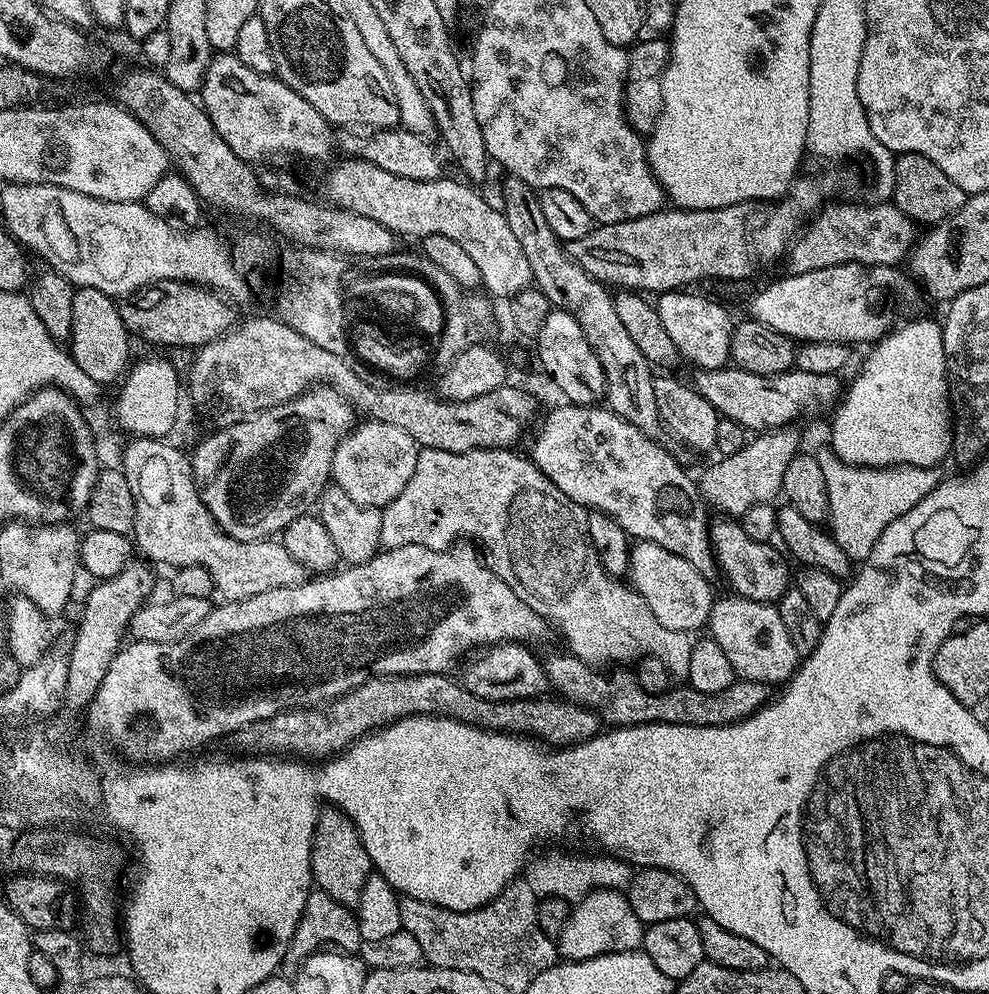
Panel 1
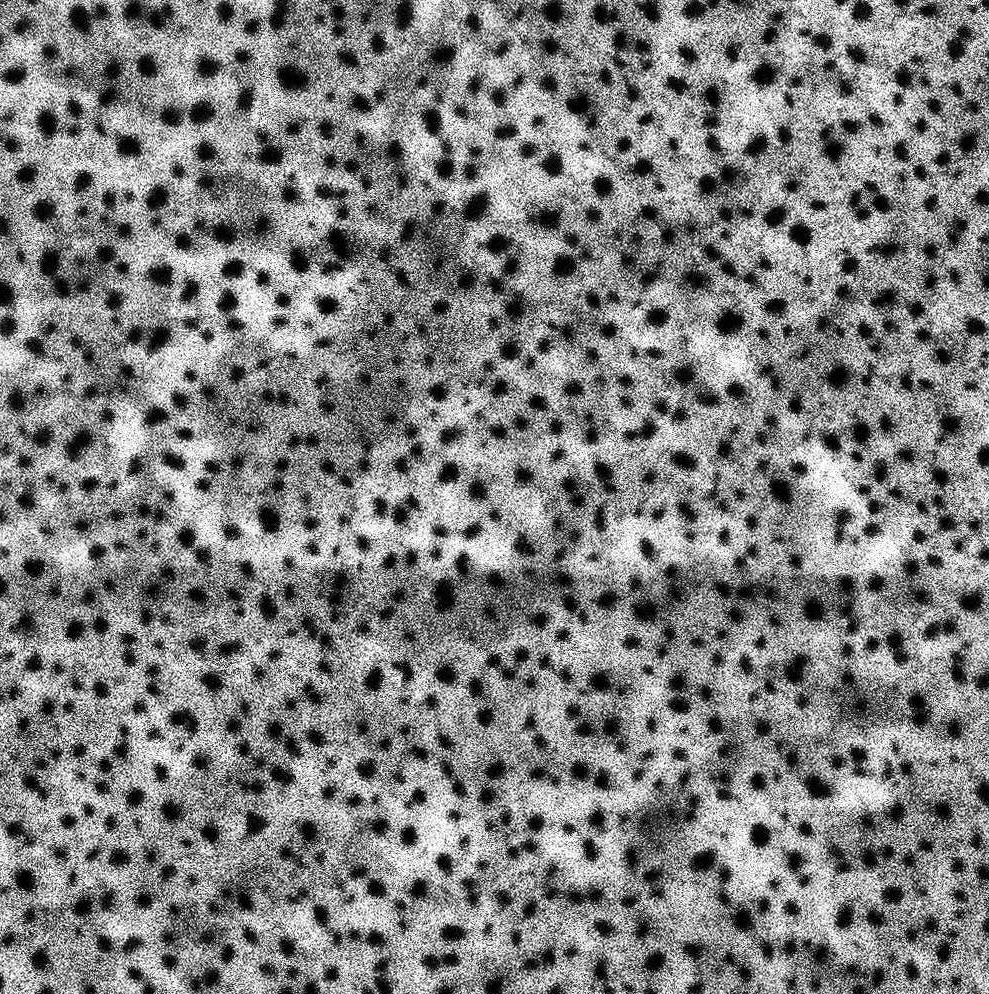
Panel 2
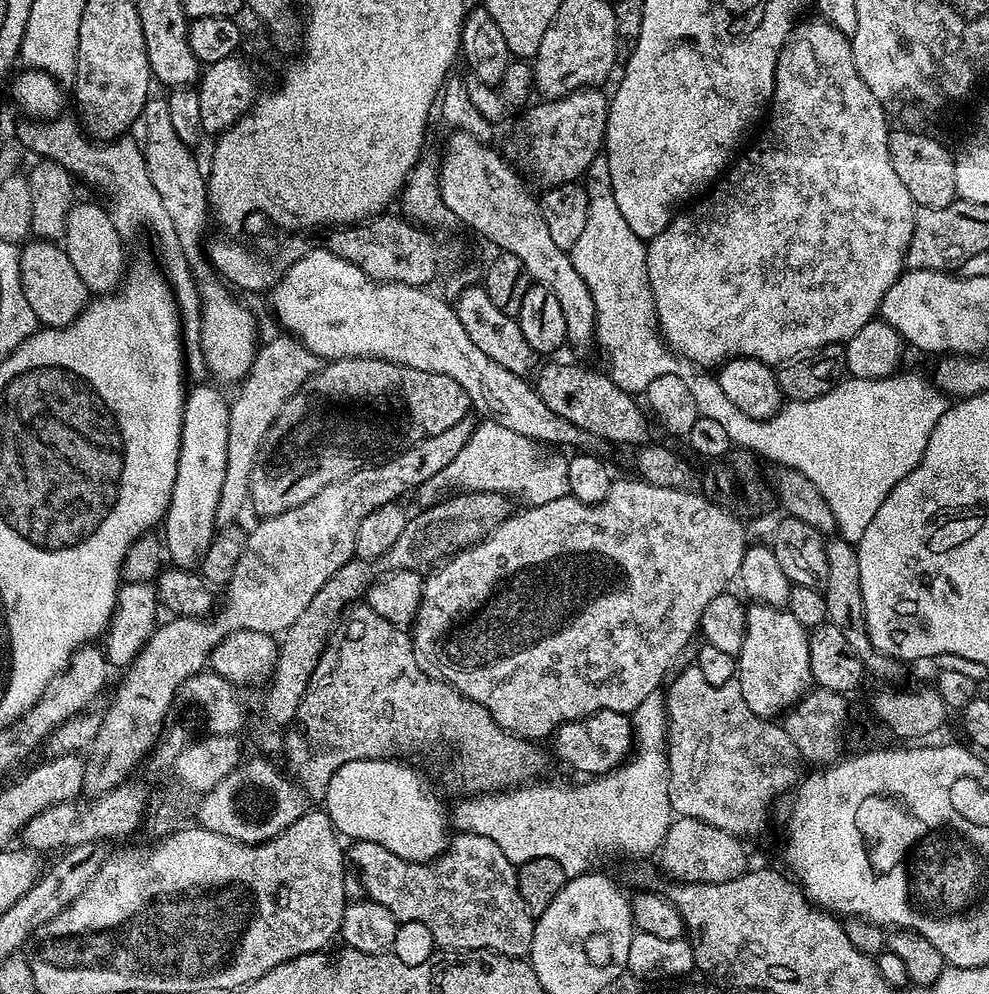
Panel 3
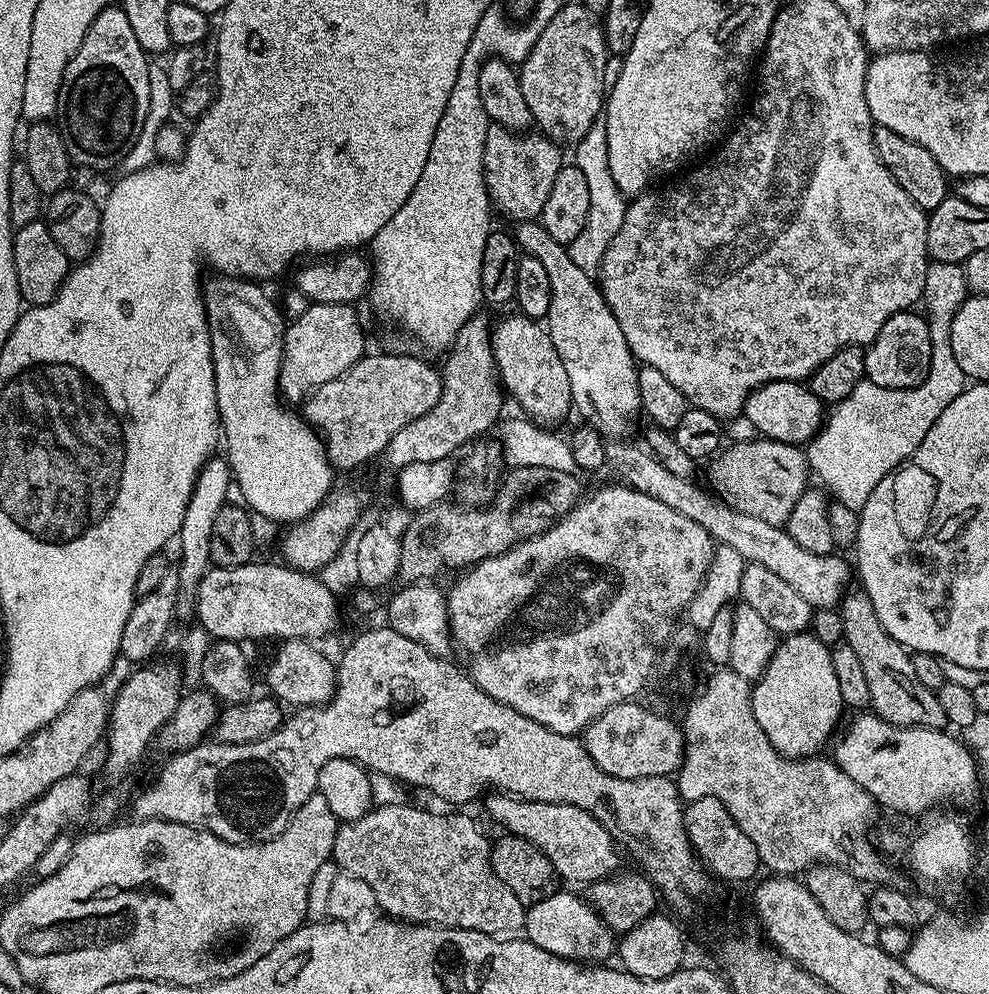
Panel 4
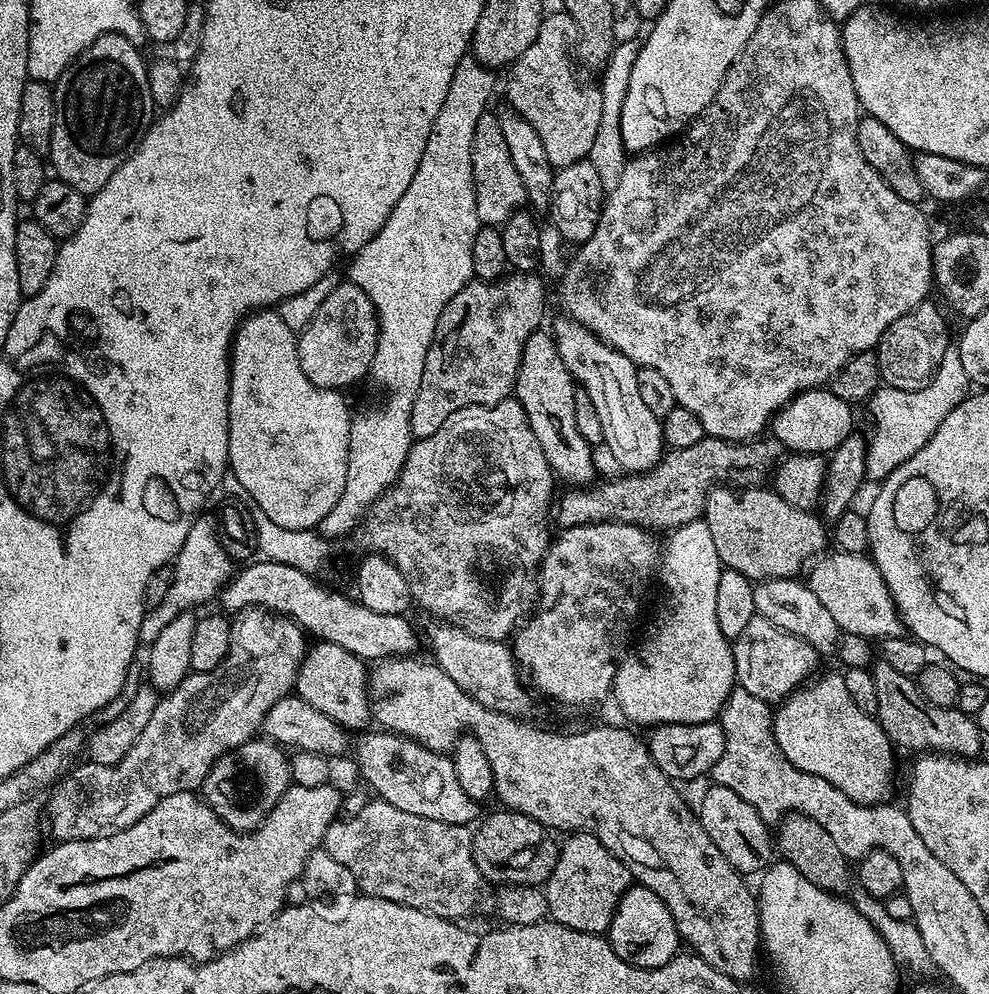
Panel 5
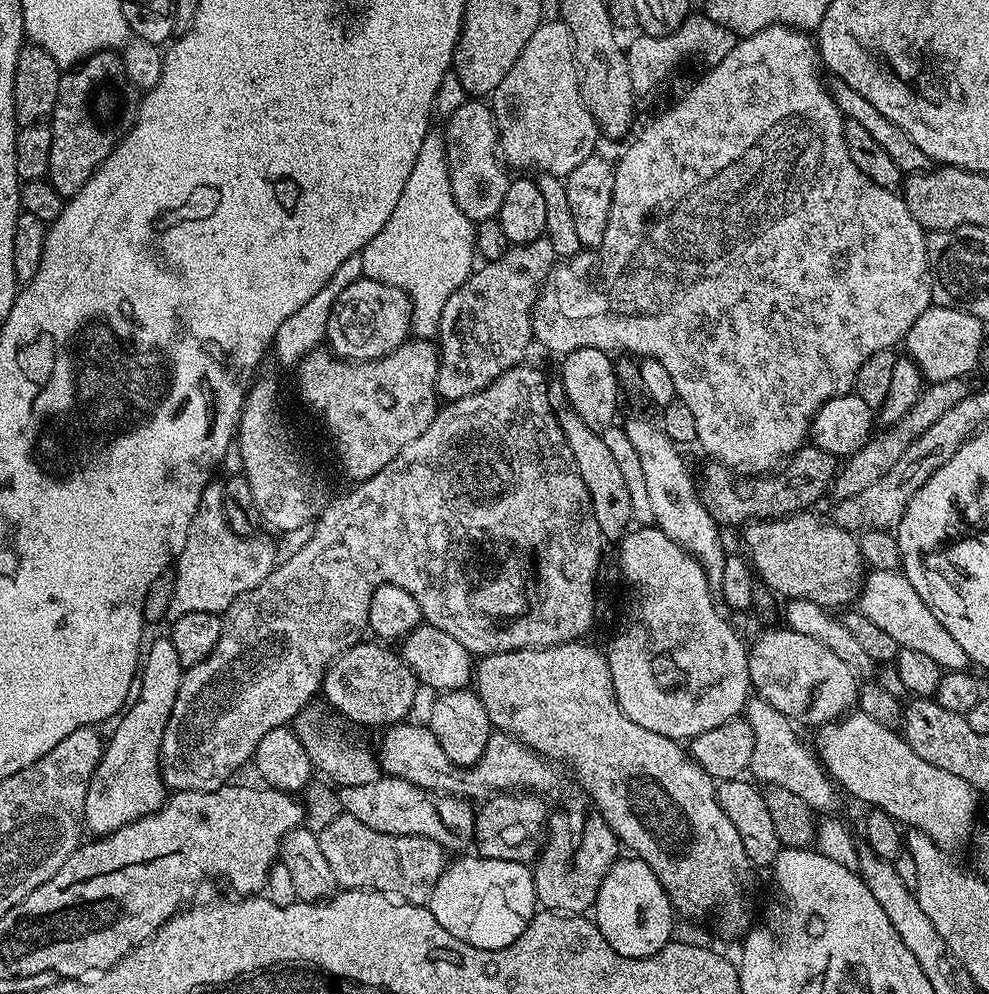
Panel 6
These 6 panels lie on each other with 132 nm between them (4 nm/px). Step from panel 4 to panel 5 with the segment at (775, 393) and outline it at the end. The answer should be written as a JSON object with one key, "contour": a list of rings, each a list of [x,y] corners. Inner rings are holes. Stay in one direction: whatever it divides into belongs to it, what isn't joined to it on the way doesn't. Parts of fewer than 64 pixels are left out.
{"contour":[[[821,386],[800,392],[784,408],[772,418],[771,435],[782,442],[785,450],[792,454],[830,454],[846,438],[853,435],[852,428],[853,405],[842,402],[831,387]]]}

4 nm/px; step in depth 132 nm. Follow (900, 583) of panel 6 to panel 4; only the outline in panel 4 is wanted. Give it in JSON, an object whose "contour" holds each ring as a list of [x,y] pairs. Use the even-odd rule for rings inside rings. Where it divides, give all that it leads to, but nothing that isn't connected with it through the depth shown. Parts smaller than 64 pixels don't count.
{"contour":[[[612,438],[604,445],[607,467],[616,471],[615,479],[629,488],[642,494],[650,494],[650,498],[658,498],[658,502],[666,502],[678,514],[686,514],[693,522],[698,522],[702,530],[712,535],[717,545],[732,546],[749,564],[760,563],[771,573],[778,574],[799,595],[804,598],[813,610],[817,608],[836,608],[849,591],[848,579],[853,579],[854,572],[840,554],[822,556],[810,554],[810,550],[802,550],[794,538],[790,538],[787,527],[770,526],[770,522],[762,522],[762,518],[754,518],[745,512],[739,512],[731,504],[700,489],[687,475],[679,476],[666,470],[662,462],[639,444],[631,444],[628,438]]]}

